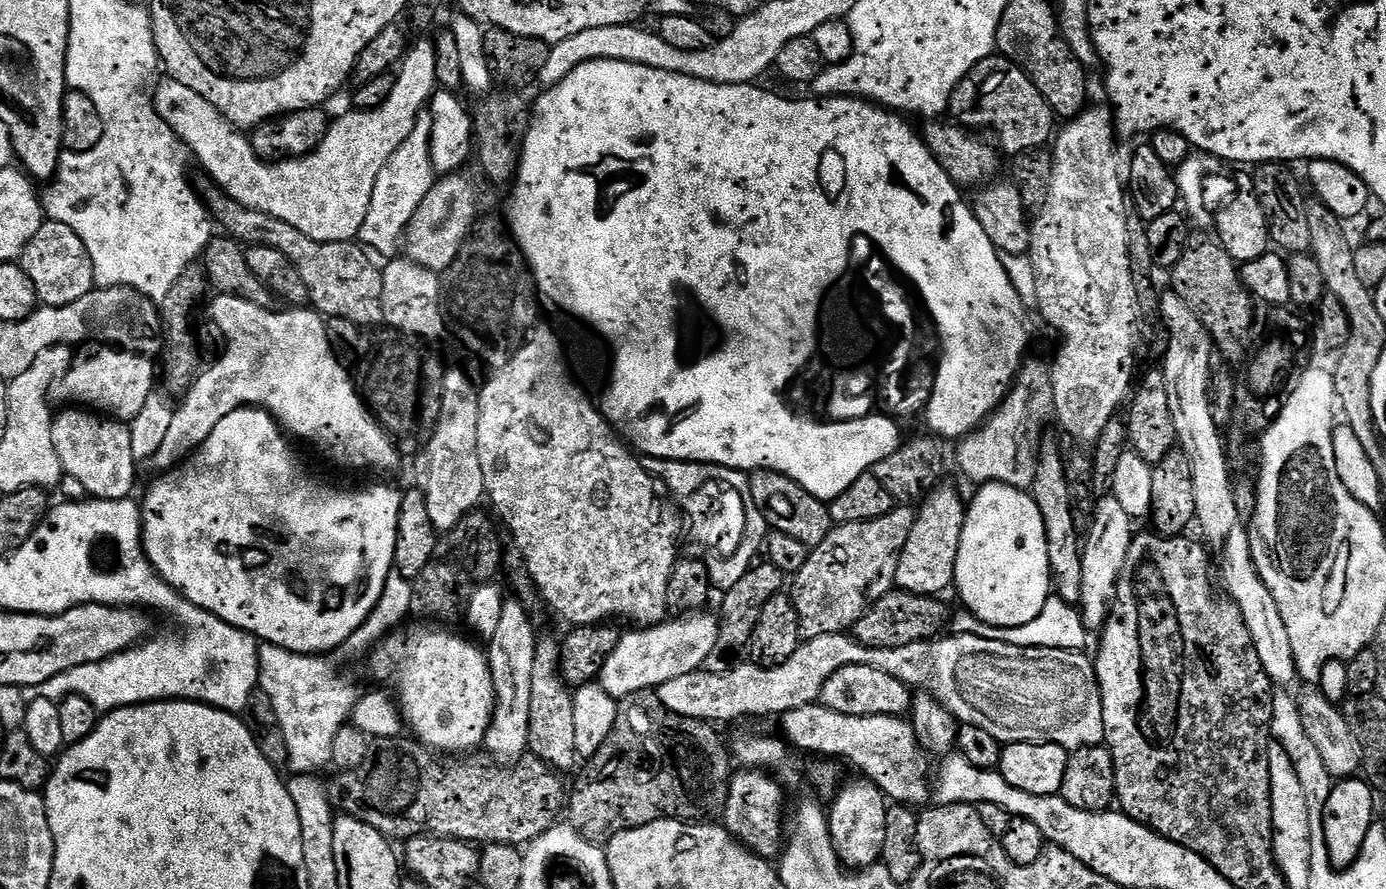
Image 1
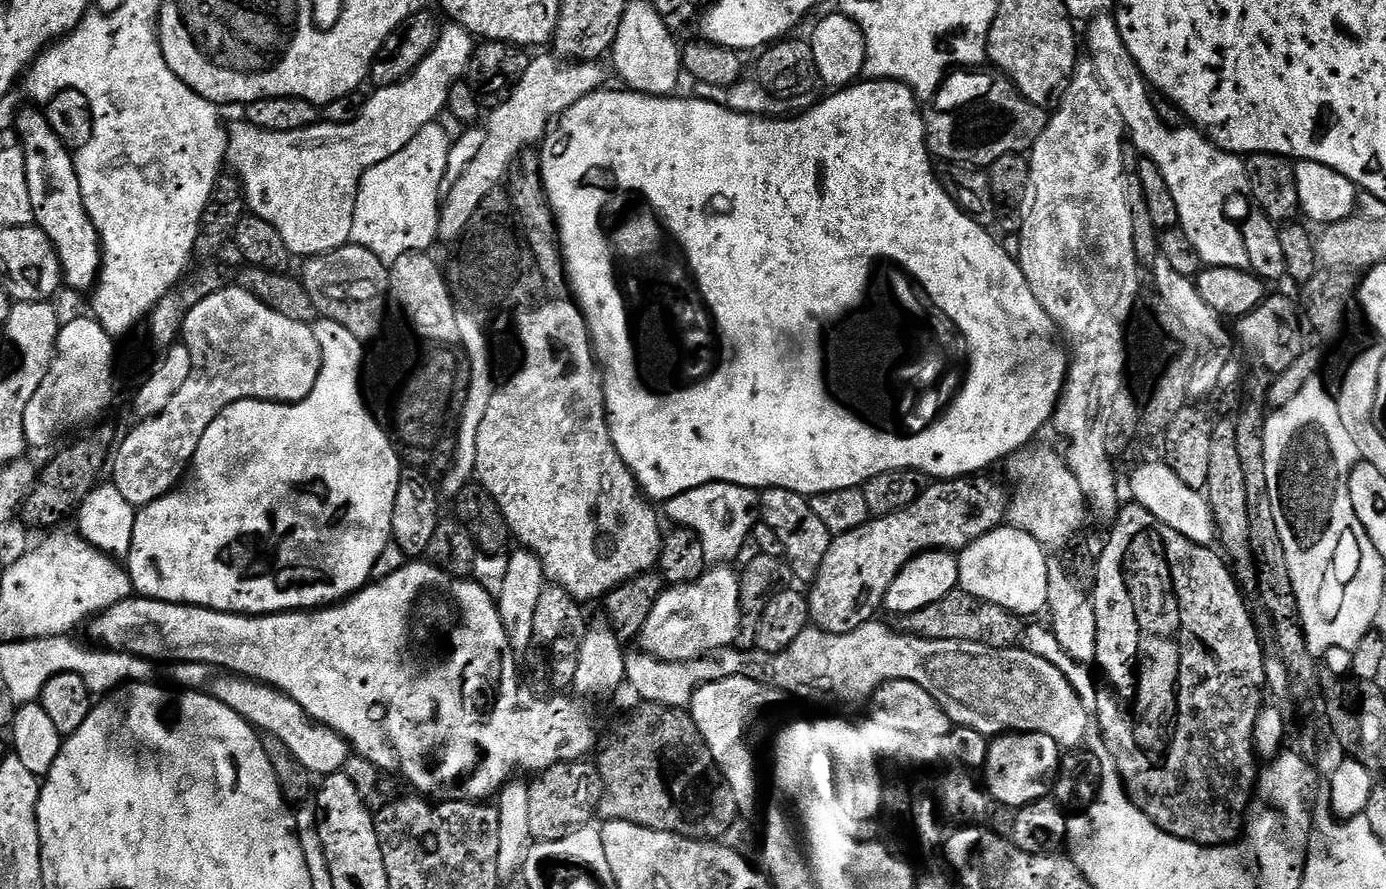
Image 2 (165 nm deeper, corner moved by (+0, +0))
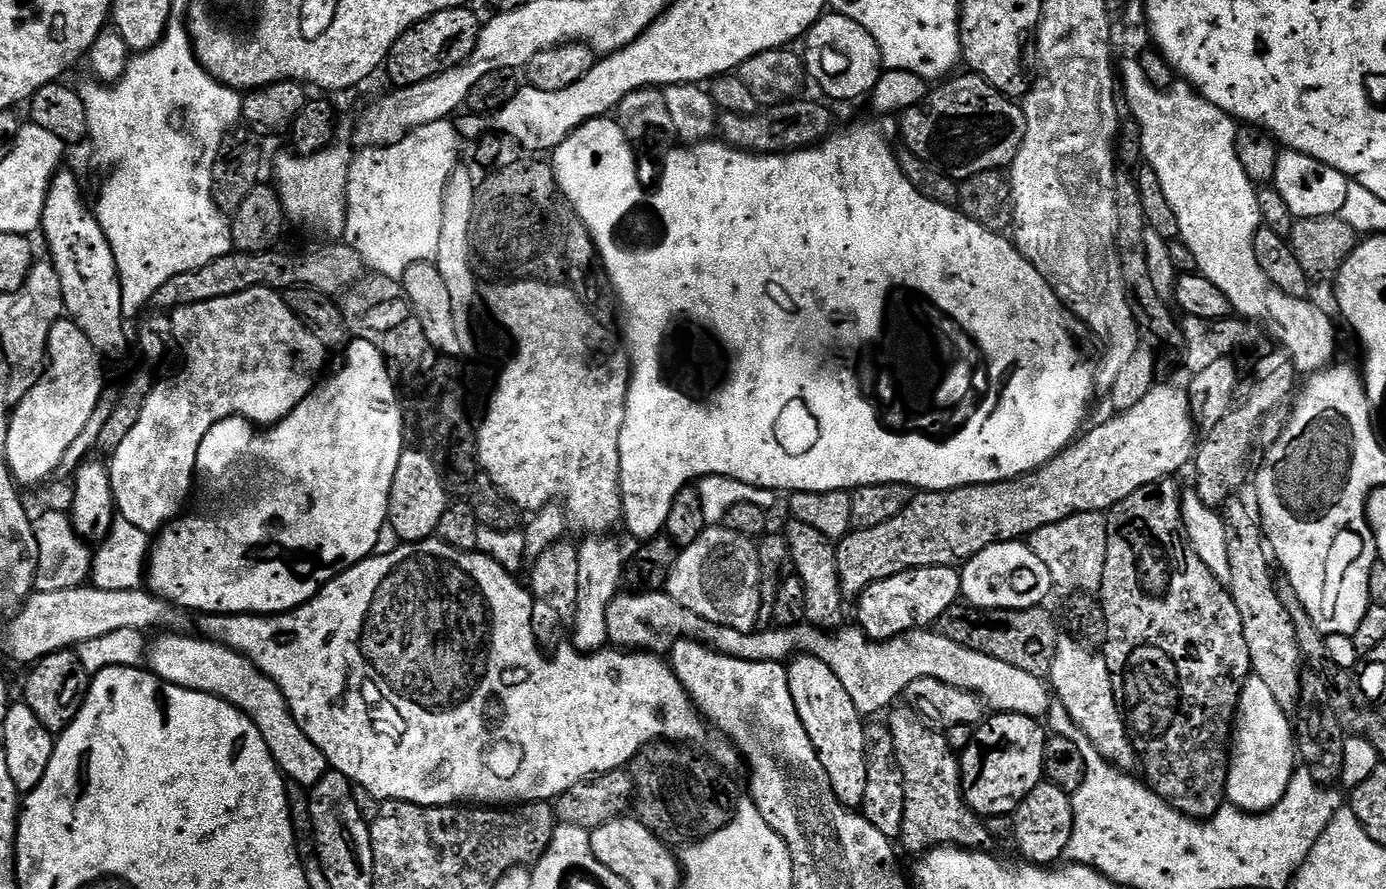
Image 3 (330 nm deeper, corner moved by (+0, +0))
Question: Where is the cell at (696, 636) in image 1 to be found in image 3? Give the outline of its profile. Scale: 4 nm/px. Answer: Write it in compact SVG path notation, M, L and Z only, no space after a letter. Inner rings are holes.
M710 526L689 548L677 555L674 570L668 575L666 591L686 610L694 610L702 618L715 624L721 624L734 630L751 632L757 627L756 619L760 616L760 550L757 541L751 536L730 530L723 526Z

